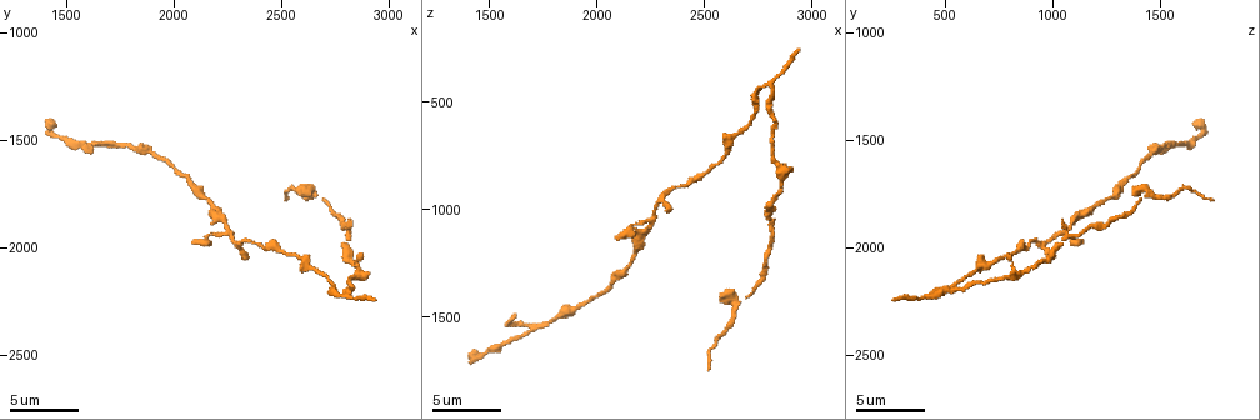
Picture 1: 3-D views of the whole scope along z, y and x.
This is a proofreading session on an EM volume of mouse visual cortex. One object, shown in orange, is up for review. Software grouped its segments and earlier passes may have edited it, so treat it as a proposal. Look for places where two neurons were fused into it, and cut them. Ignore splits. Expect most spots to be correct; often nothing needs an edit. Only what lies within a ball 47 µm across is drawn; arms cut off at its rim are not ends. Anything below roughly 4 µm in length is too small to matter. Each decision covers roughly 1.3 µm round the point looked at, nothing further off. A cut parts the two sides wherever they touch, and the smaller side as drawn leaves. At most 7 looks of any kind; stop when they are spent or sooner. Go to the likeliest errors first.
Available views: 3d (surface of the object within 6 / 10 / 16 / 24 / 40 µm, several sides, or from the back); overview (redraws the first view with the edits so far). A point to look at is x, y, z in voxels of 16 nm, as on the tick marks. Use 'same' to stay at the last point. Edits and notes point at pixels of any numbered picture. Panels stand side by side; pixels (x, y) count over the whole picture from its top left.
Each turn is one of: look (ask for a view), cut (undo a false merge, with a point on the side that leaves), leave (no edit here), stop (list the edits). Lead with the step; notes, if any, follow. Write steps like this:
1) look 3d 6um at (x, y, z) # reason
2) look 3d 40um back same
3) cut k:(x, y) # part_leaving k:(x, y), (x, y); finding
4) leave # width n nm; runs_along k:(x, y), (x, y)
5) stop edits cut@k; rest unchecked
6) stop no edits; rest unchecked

look 3d 16um at (2810, 2240, 420) # three arms meet

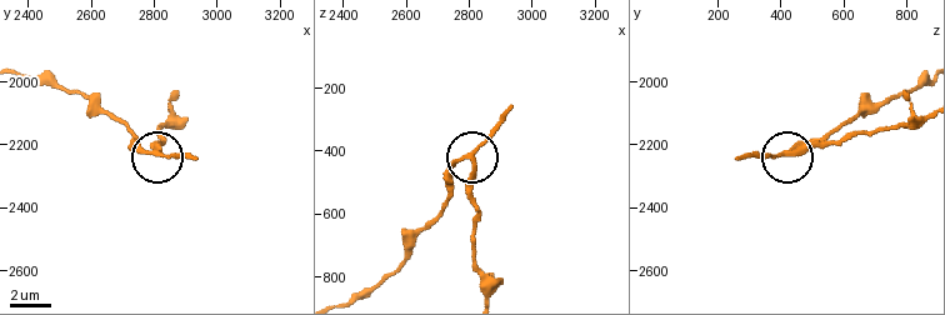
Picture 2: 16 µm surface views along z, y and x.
leave # width 250 nm; runs_along 2:(863, 109), (789, 151), (799, 154), (833, 141); one neuron here

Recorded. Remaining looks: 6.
look 3d 10um at (2640, 2090, 660) # branch point

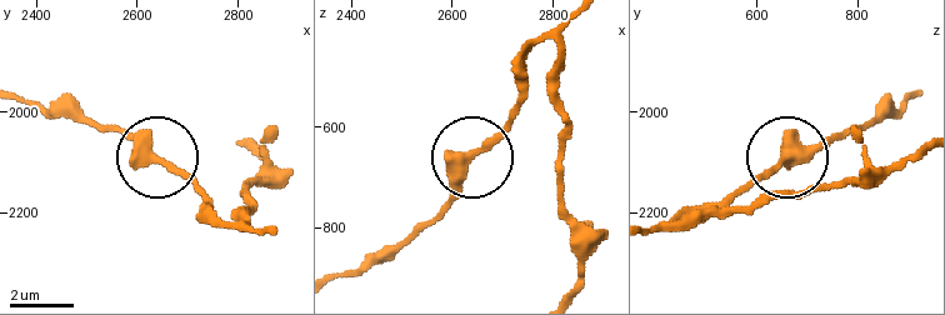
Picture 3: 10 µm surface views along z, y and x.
leave # side_arm 32 um; runs_along 3:(474, 160), (430, 221); continuous, no second neuron

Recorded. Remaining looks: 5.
look 3d 16um at (2810, 1980, 1040) # small branch off a trunk

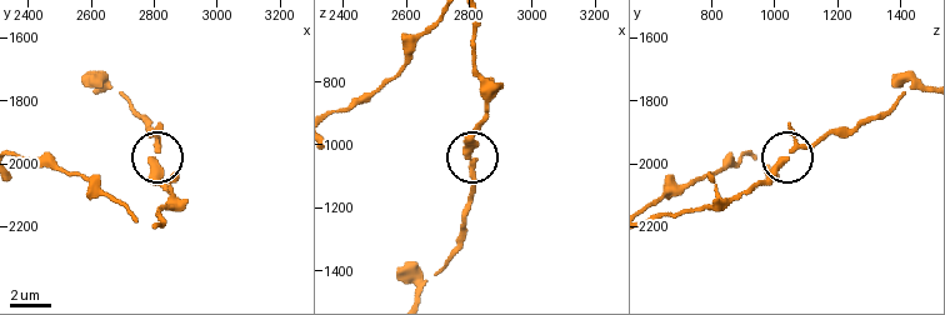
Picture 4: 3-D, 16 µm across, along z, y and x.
leave # runs_along 4:(654, 220), (740, 199), (780, 161), (824, 133); continuous, no second neuron

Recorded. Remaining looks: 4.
stop no edits; rest unchecked

